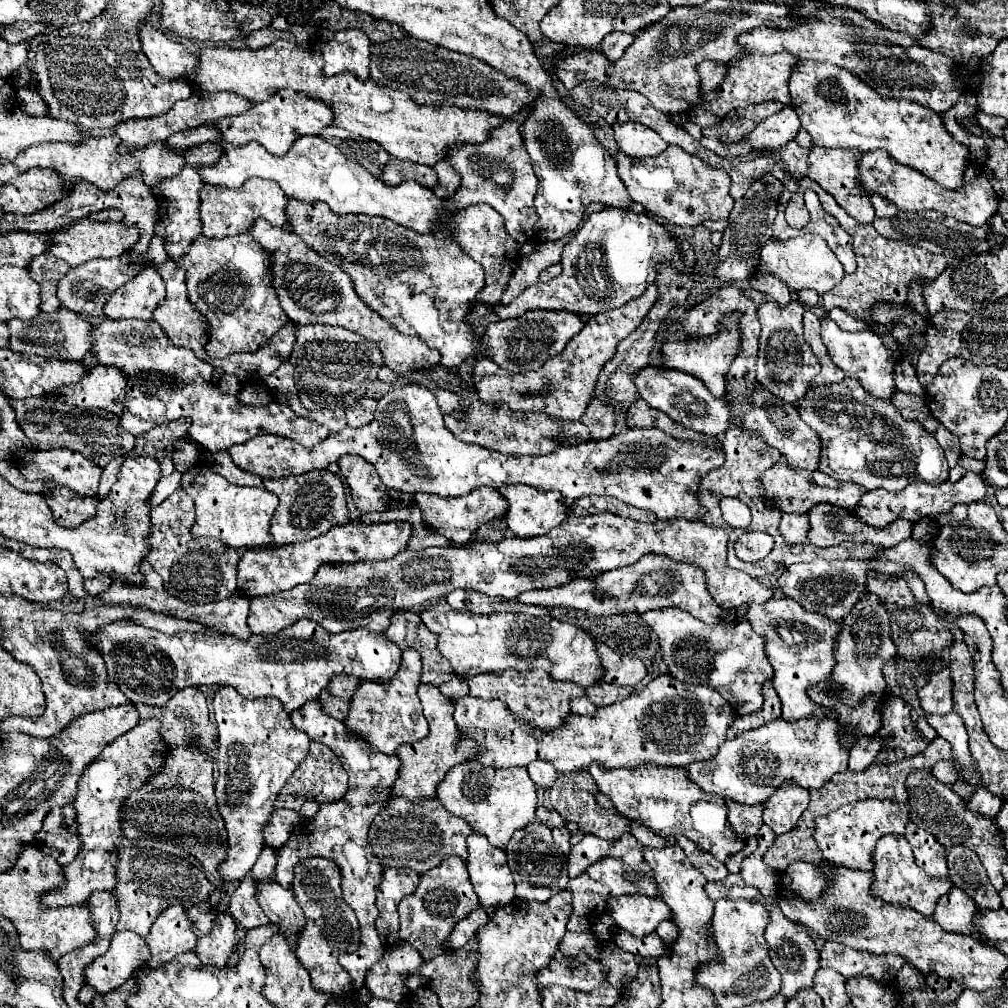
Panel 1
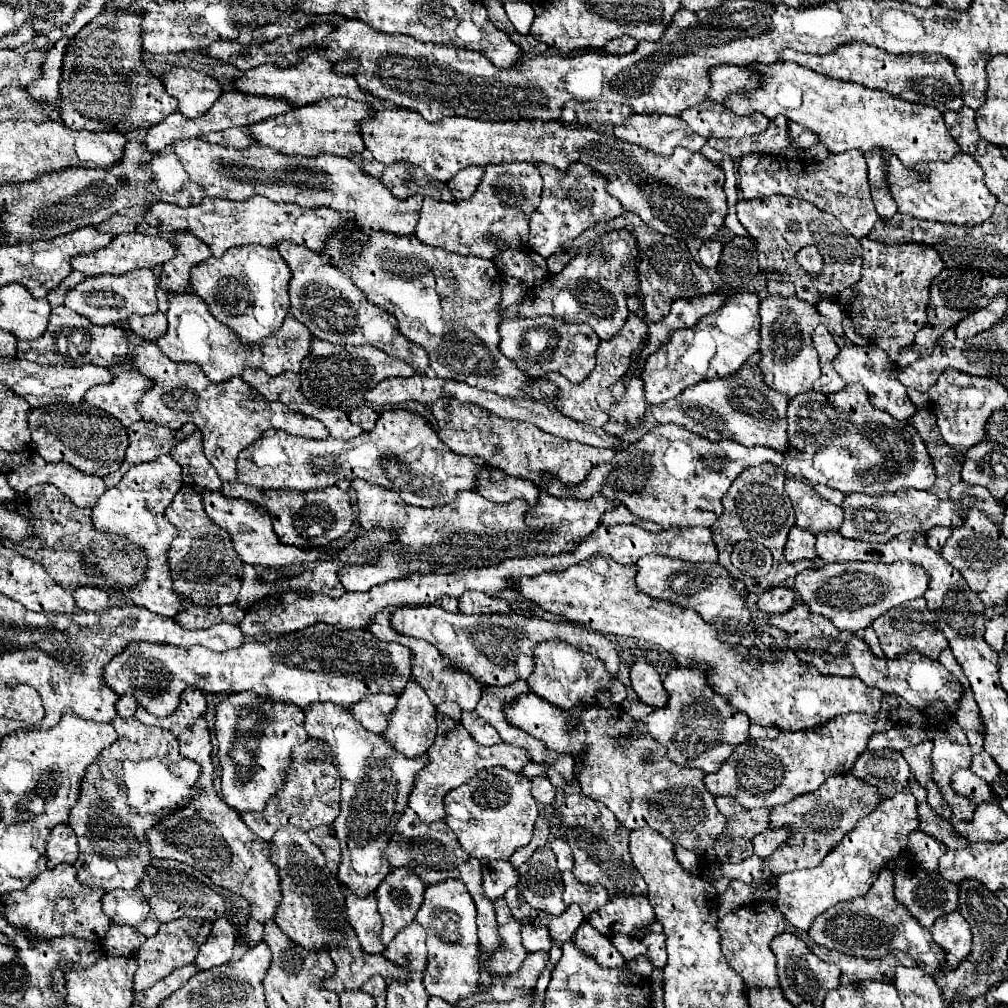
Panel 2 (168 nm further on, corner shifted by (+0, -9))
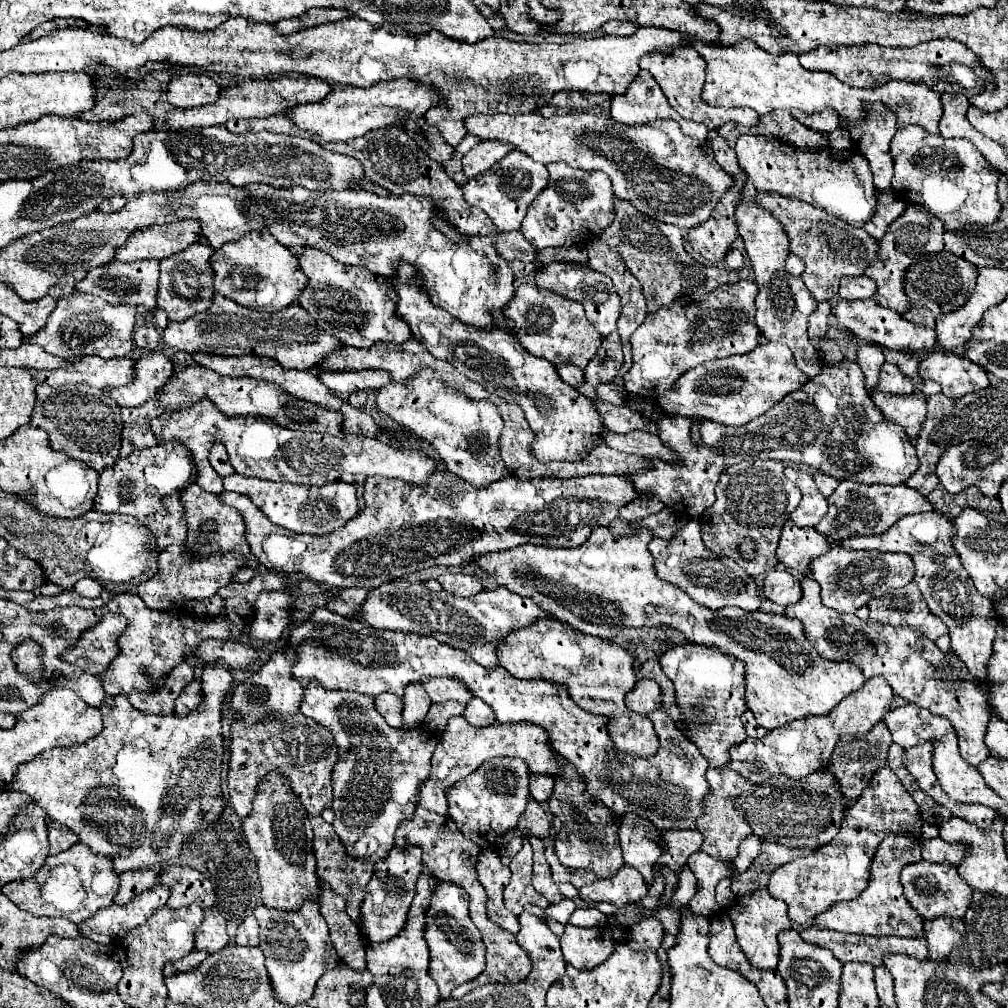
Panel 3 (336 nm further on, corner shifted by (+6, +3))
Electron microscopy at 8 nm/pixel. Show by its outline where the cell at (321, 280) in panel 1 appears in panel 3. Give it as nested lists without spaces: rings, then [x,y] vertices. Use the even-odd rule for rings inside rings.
[[[311,248],[299,254],[299,264],[303,274],[309,278],[307,290],[303,290],[303,296],[299,296],[299,304],[317,320],[319,328],[335,334],[335,338],[339,338],[343,344],[371,348],[377,342],[403,344],[411,338],[409,326],[397,314],[399,296],[387,278],[373,274],[367,268],[343,266],[331,256]]]

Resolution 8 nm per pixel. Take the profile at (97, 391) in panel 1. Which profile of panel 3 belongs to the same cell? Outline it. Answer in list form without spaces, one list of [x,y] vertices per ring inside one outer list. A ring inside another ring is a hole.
[[[153,352],[151,356],[141,356],[137,360],[137,376],[131,386],[123,386],[119,390],[107,390],[119,406],[139,406],[155,396],[155,392],[167,384],[173,376],[175,364],[161,352]]]

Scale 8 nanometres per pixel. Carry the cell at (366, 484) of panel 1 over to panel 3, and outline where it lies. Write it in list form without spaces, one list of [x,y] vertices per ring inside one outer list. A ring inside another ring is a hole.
[[[443,470],[433,472],[427,482],[411,484],[397,478],[379,478],[371,476],[365,482],[365,508],[359,518],[353,518],[343,526],[343,530],[335,530],[327,536],[311,536],[311,534],[295,534],[281,526],[269,522],[267,516],[243,494],[223,492],[223,504],[237,508],[247,522],[247,542],[251,546],[251,554],[255,554],[271,572],[301,572],[313,582],[323,582],[335,588],[347,586],[363,586],[375,588],[379,582],[391,582],[403,578],[407,574],[419,572],[431,566],[461,566],[473,560],[475,554],[499,552],[507,548],[515,548],[521,544],[537,544],[551,548],[577,548],[581,546],[595,528],[609,526],[617,516],[619,508],[637,500],[639,492],[627,474],[593,474],[593,476],[575,476],[567,480],[559,478],[535,478],[535,480],[519,480],[515,476],[501,478],[491,486],[473,486],[463,478]]]

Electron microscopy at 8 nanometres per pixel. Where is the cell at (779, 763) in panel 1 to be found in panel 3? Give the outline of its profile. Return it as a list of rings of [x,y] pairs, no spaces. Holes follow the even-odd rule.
[[[871,678],[859,688],[851,692],[831,714],[827,716],[809,716],[803,720],[795,720],[789,726],[771,730],[765,738],[747,738],[743,744],[731,748],[731,770],[739,772],[749,782],[757,784],[777,774],[787,774],[789,778],[805,778],[813,774],[813,770],[827,768],[831,762],[833,748],[837,746],[843,734],[863,736],[867,734],[883,716],[891,710],[893,690],[883,678]]]

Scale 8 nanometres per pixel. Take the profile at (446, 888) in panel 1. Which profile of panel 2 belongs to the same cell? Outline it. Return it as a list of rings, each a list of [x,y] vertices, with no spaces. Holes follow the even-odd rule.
[[[449,878],[425,888],[425,902],[421,904],[415,922],[425,928],[427,934],[427,966],[423,974],[423,986],[429,996],[439,996],[445,1002],[457,1002],[479,988],[479,962],[477,962],[477,924],[475,924],[475,902],[465,890],[465,884],[457,878]]]

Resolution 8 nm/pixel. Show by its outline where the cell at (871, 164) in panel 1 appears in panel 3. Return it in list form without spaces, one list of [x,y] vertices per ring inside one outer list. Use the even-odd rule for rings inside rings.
[[[921,126],[899,128],[891,142],[895,162],[893,190],[907,204],[921,204],[945,222],[947,230],[959,230],[967,224],[993,224],[1001,214],[997,198],[997,170],[969,140],[947,140],[929,134]]]

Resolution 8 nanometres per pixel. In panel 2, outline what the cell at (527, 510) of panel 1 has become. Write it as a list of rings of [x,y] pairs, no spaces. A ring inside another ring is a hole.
[[[493,468],[493,474],[489,474],[489,478],[481,478],[479,494],[495,504],[507,504],[515,498],[521,498],[529,508],[535,508],[539,502],[539,488],[533,486],[531,480],[511,478],[507,474],[503,476],[497,468]]]

